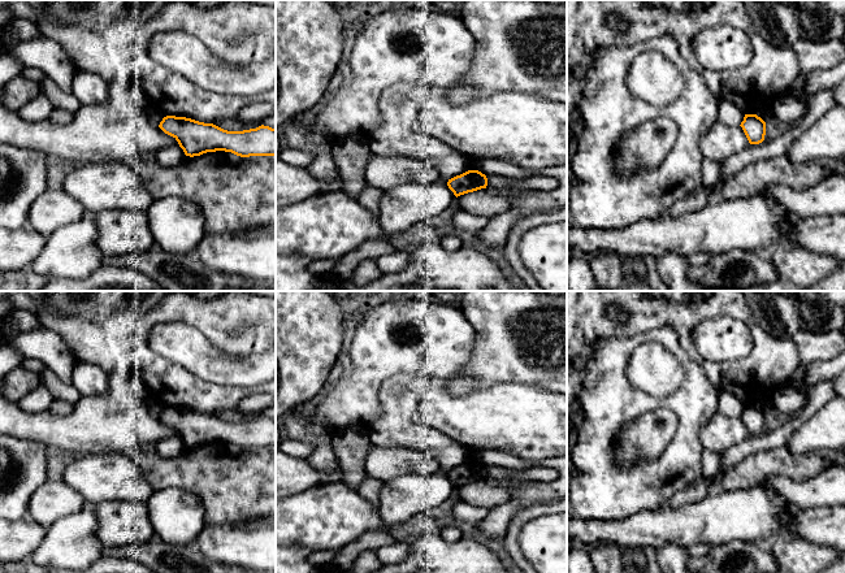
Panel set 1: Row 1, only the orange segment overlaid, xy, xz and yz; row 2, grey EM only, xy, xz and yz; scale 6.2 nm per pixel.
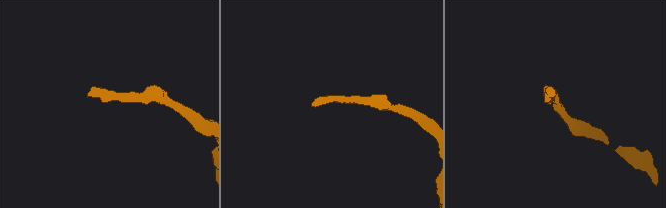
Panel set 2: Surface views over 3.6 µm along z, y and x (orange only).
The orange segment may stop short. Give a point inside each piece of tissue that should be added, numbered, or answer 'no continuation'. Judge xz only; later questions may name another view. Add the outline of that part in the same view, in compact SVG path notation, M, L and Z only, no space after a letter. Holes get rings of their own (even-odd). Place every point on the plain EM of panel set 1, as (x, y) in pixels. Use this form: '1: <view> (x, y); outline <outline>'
no continuation

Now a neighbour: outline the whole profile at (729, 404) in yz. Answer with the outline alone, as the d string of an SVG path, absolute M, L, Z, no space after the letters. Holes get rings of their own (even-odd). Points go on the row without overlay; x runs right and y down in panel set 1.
M718 391L718 412L729 417L741 416L745 404L733 394Z

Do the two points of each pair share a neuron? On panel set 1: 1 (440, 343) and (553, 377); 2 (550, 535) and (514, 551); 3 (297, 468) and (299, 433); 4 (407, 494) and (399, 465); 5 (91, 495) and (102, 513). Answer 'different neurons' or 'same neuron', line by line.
1: different neurons
2: different neurons
3: different neurons
4: different neurons
5: different neurons

